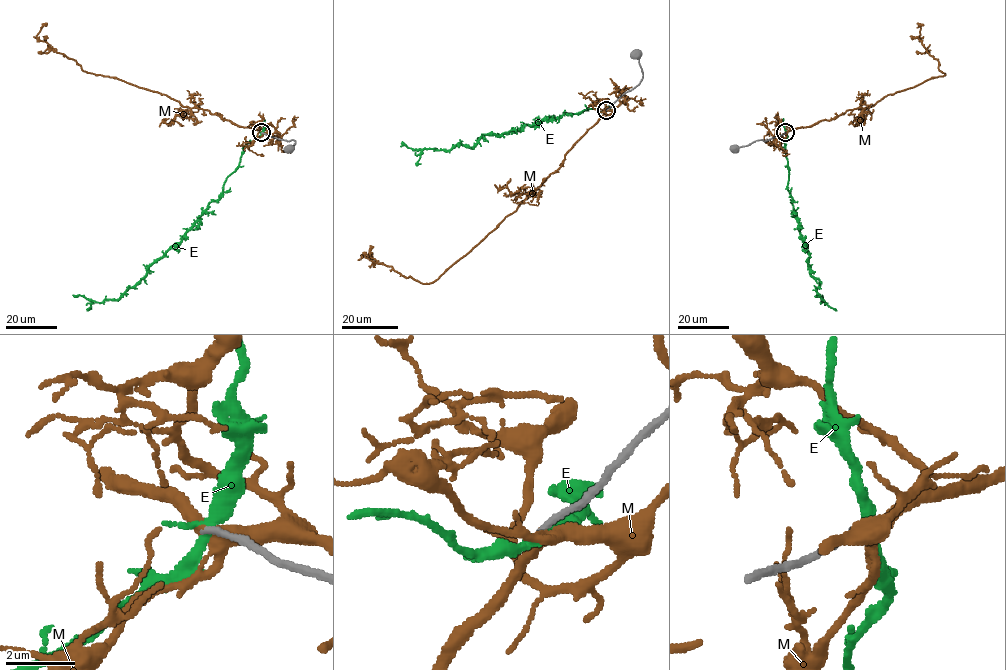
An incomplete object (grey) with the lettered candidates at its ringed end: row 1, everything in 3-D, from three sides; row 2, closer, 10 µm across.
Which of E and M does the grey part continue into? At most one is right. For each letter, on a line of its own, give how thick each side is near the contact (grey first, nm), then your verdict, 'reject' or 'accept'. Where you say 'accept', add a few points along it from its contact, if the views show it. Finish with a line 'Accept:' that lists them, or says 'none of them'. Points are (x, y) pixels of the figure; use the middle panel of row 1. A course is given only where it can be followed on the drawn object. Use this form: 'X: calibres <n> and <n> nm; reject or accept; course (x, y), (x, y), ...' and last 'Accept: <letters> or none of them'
E: calibres 180 and 280 nm; reject
M: calibres 190 and 300 nm; accept; course (606, 110), (566, 153), (556, 170), (436, 279), (422, 284), (361, 255), (369, 256), (372, 253)
Accept: M

